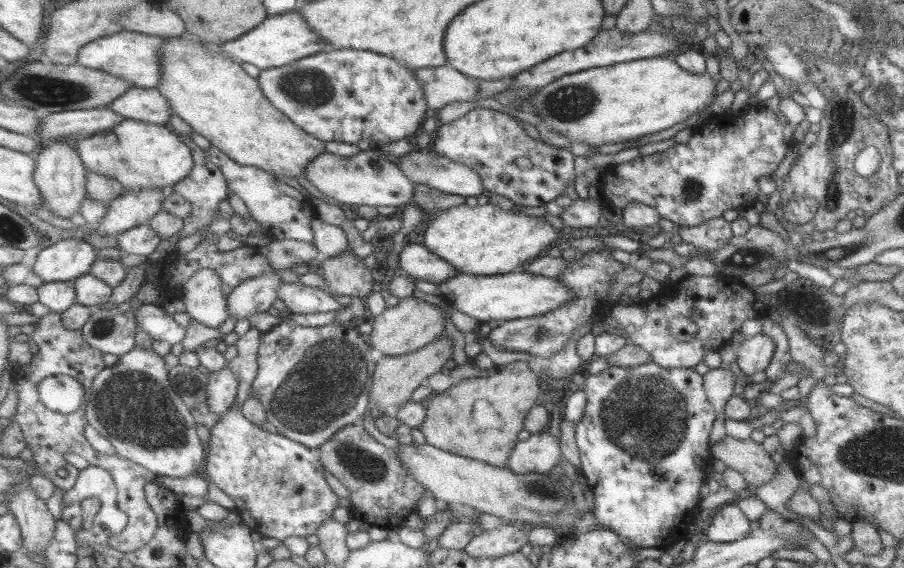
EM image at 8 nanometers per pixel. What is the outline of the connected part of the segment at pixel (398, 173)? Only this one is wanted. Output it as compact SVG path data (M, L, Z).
M382 149L362 150L357 156L351 158L325 151L311 160L308 167L304 168L304 174L324 196L329 196L344 205L396 208L412 205L413 202L415 184L408 179L398 164L383 158Z

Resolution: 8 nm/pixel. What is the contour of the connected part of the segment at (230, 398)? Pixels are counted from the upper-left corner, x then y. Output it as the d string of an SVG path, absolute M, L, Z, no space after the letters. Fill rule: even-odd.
M229 368L217 373L210 374L209 386L209 411L219 415L228 413L237 402L237 392L239 392L239 375L235 375Z

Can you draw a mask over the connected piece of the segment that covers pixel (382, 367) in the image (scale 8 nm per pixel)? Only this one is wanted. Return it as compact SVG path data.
M443 334L434 343L427 345L417 352L403 356L383 356L376 366L375 384L371 390L371 405L376 405L382 415L393 413L397 408L411 401L411 394L427 382L432 374L441 372L445 362L453 356L453 340Z

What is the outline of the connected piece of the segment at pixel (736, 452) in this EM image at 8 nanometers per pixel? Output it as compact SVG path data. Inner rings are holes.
M731 436L710 445L713 459L736 470L750 488L769 482L776 475L776 464L761 445L749 440L735 440Z

